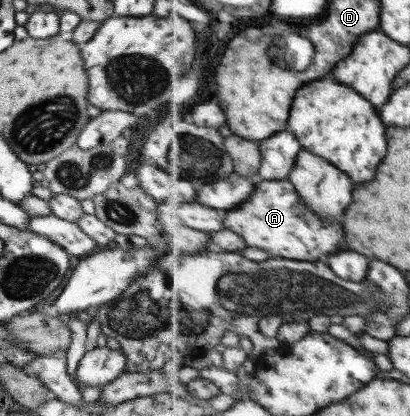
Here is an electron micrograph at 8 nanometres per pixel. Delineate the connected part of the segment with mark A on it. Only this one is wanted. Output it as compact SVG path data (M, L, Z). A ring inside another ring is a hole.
M289 179L261 182L245 204L227 212L225 228L237 232L247 242L247 246L263 248L271 256L291 260L319 260L321 256L335 252L341 244L339 240L343 240L343 226L327 224L317 214L313 214L313 210L301 202L301 196Z

